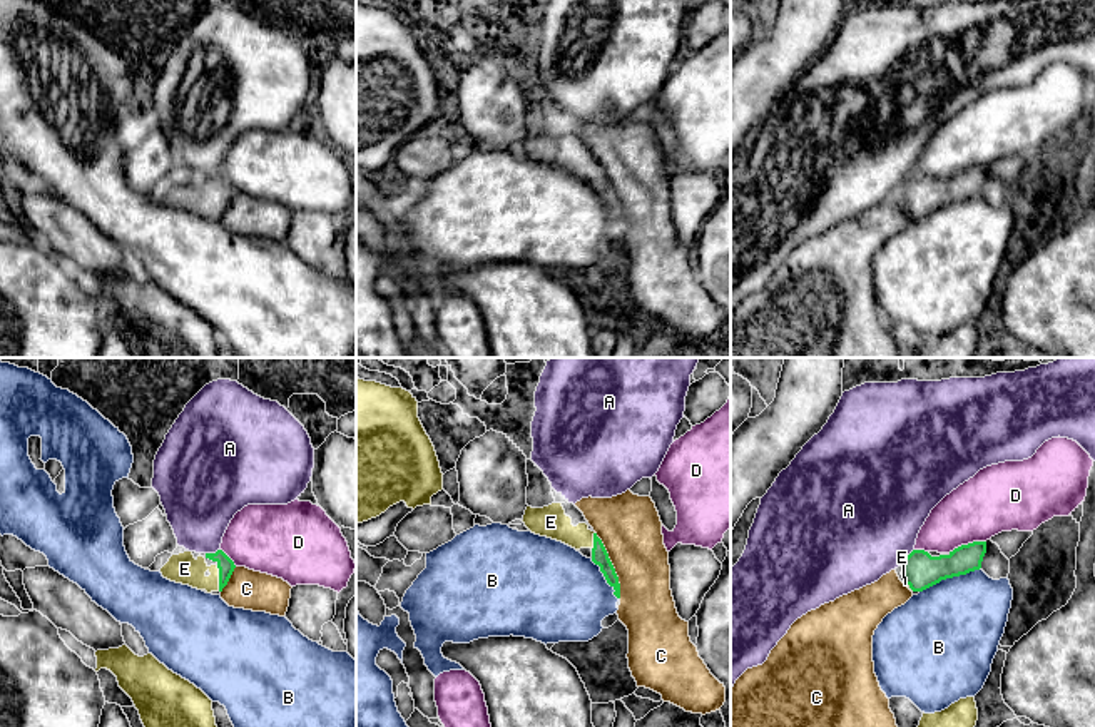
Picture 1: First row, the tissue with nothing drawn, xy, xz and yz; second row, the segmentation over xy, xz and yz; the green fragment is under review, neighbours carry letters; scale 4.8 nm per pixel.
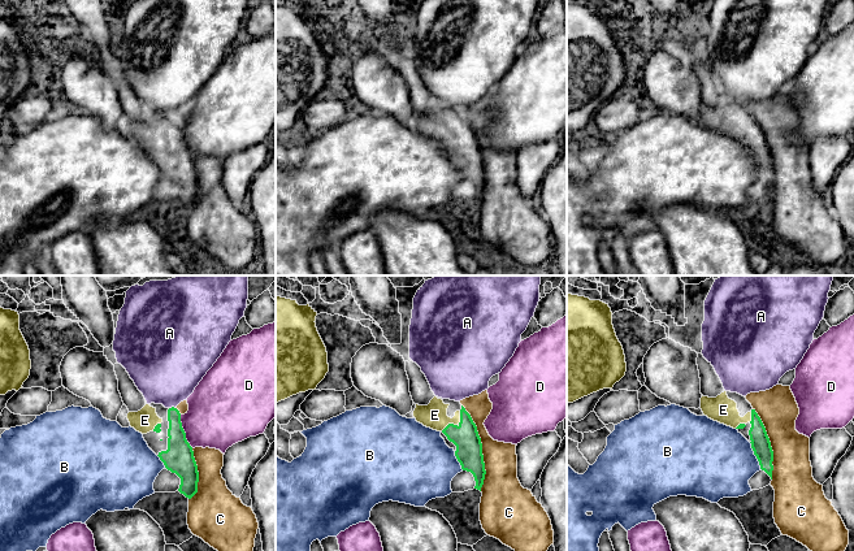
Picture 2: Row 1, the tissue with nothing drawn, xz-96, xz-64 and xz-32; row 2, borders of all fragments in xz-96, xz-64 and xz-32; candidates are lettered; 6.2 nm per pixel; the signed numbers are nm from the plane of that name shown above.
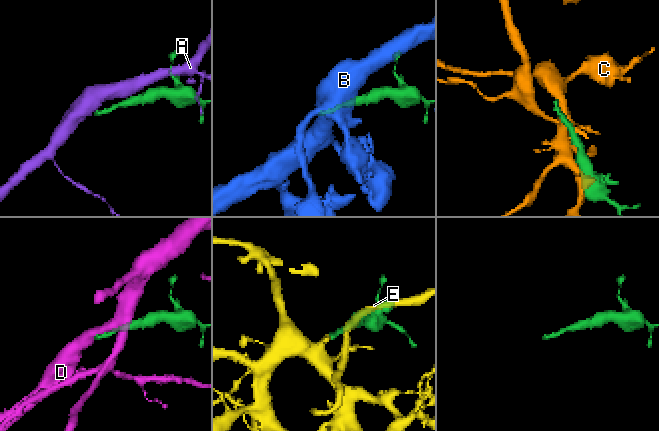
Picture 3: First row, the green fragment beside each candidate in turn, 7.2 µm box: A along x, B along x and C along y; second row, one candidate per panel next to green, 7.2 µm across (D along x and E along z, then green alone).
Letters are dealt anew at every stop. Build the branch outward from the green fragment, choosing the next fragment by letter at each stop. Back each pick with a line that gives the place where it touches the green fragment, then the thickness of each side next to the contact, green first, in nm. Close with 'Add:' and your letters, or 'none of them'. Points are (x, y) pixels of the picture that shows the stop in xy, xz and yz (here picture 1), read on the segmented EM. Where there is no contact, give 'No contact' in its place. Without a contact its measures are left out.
E: Touches green at xy (219, 579). Thickness 80 nm (green) against 150 nm
Add: E

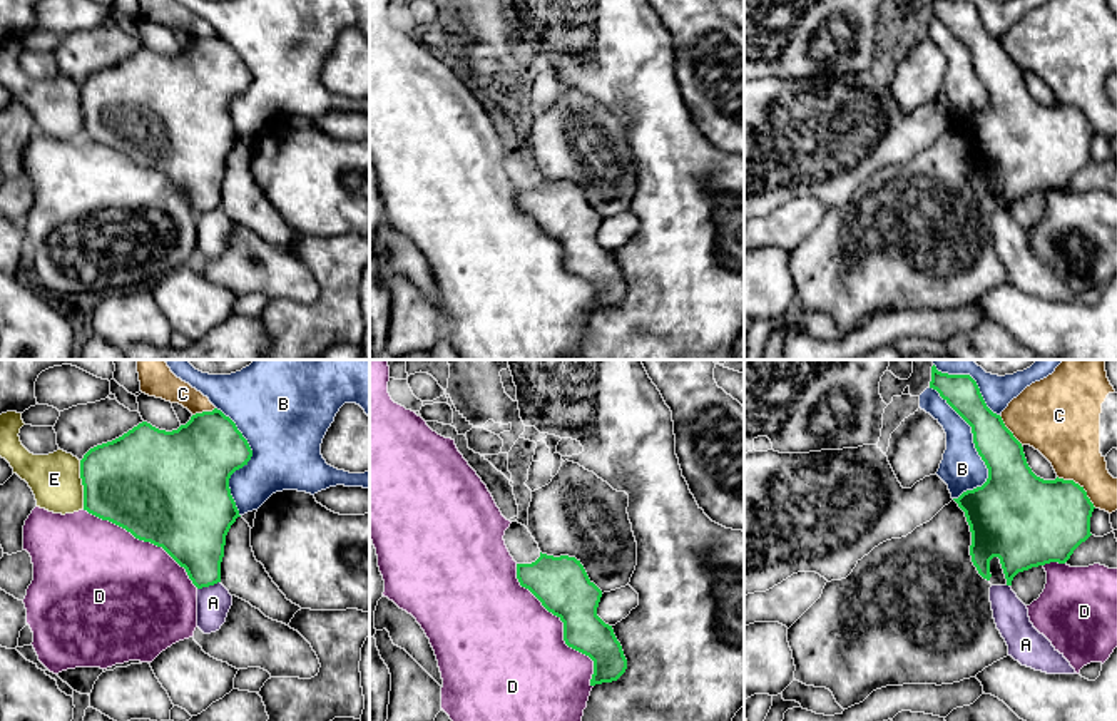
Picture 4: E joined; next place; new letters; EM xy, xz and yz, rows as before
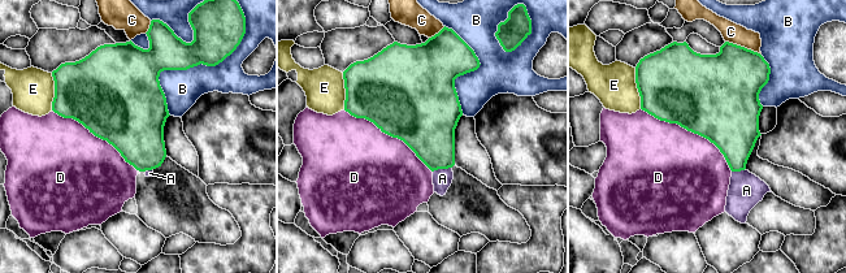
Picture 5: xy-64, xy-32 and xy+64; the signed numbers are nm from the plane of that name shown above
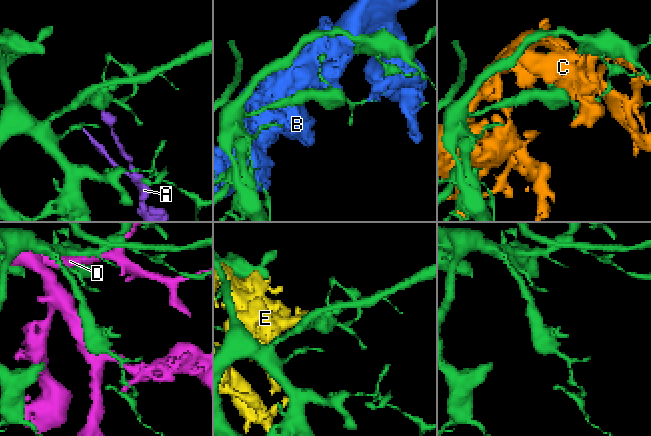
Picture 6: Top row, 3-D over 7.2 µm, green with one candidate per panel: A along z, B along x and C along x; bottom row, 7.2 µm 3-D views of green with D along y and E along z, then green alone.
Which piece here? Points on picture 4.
Add: none of them

